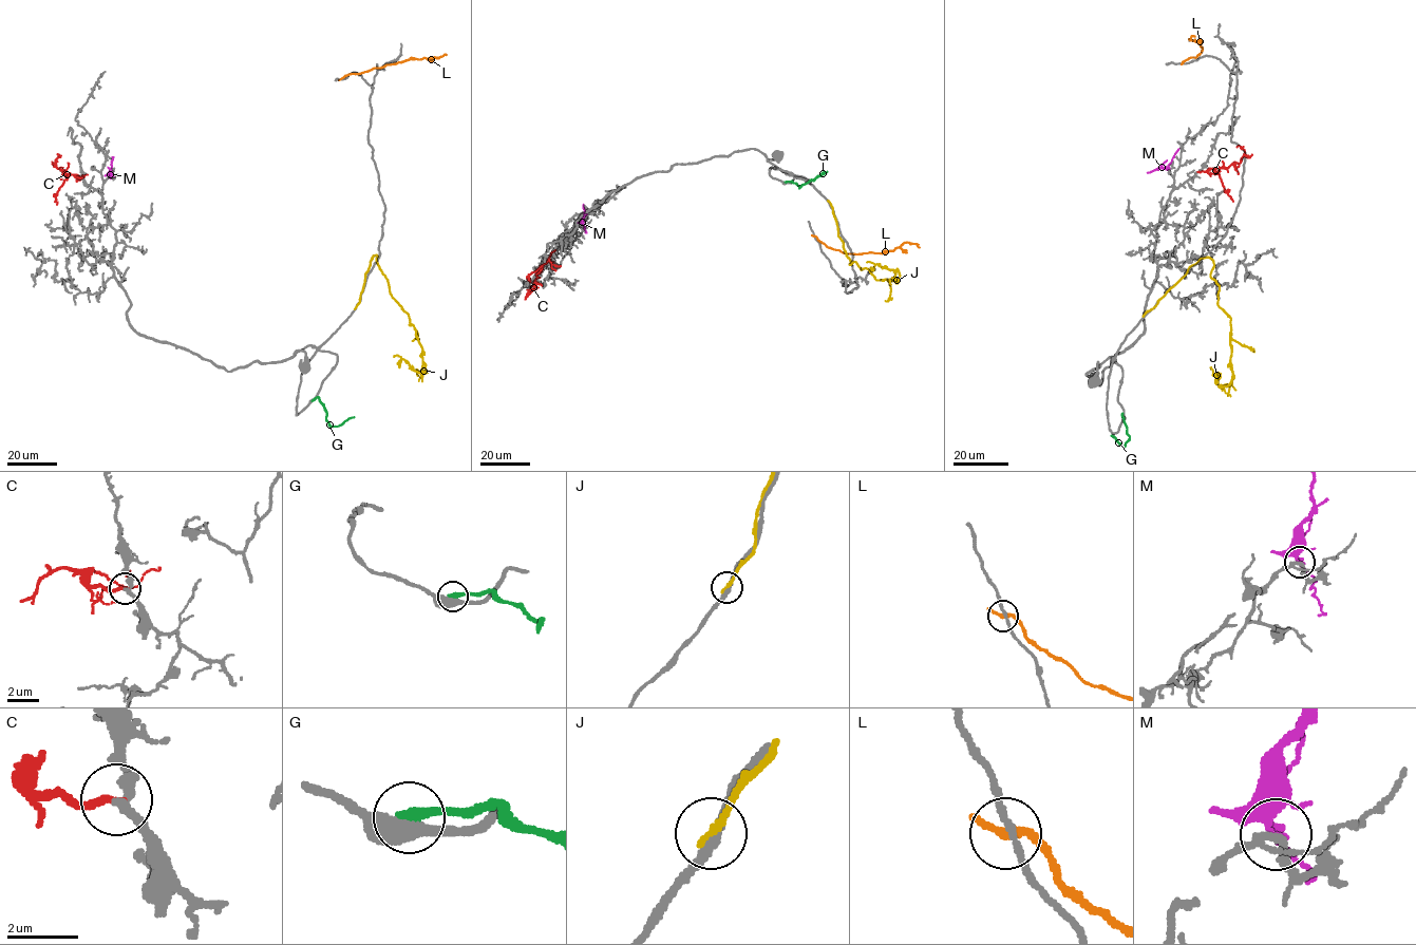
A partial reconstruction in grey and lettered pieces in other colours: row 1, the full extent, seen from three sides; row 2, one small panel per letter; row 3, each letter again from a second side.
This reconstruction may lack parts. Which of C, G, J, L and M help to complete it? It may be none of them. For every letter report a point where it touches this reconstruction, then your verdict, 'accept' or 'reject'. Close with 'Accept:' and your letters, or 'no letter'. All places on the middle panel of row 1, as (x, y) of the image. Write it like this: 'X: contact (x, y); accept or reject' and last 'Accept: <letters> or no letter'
C: contact (554, 250); accept
G: contact (786, 182); reject
J: contact (828, 201); reject
L: contact (814, 237); reject
M: contact (582, 224); reject
Accept: C

